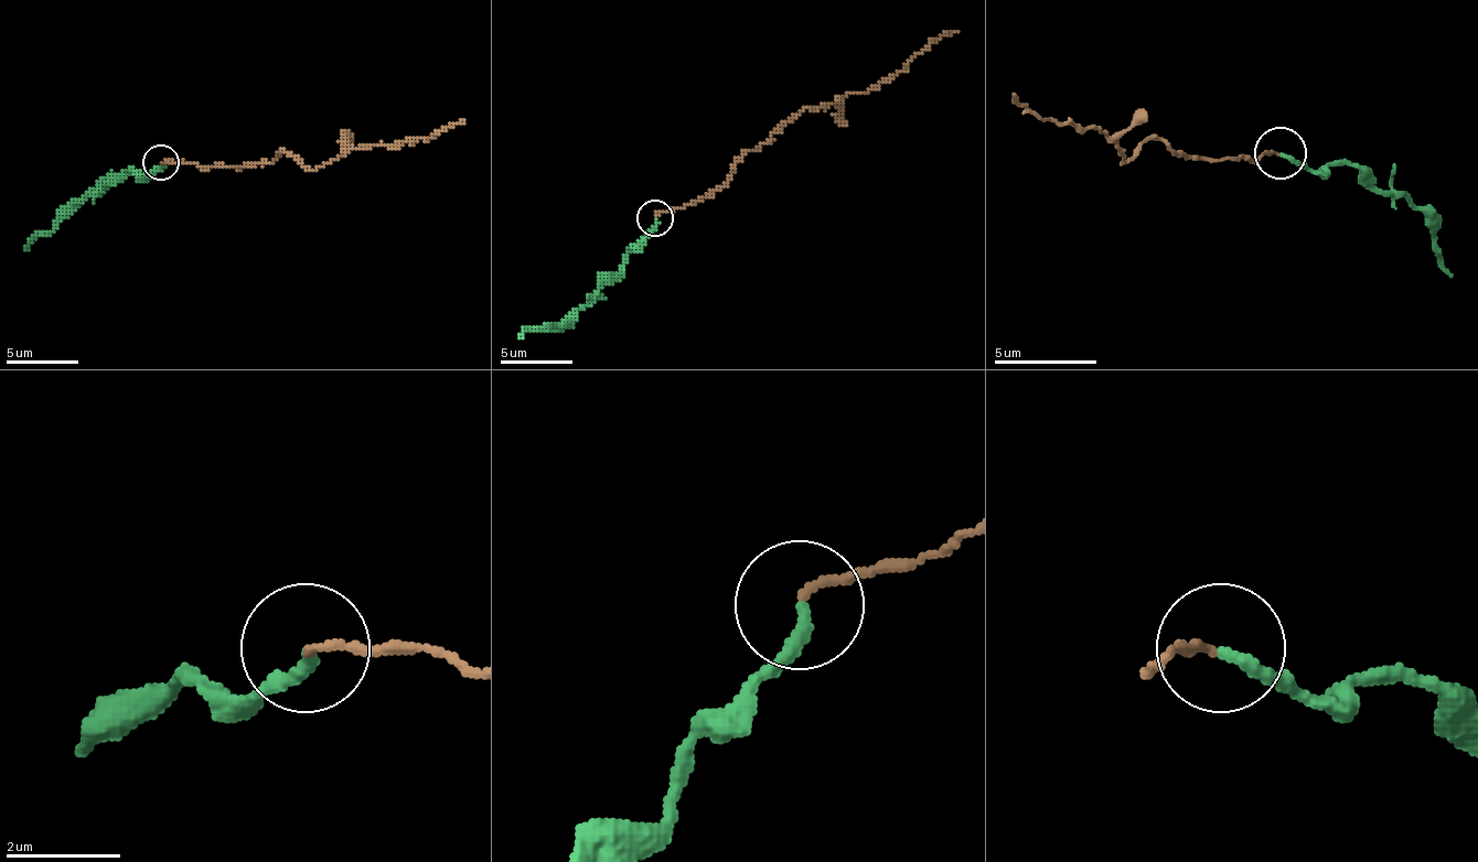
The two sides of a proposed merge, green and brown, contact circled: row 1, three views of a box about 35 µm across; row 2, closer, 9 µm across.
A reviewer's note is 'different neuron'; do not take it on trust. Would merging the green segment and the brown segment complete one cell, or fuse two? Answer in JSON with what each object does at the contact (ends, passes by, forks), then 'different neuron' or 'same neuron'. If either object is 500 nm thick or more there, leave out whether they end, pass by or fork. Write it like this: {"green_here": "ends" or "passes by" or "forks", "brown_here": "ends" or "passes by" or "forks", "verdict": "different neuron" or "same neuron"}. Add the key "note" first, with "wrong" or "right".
{"note": "right", "green_here": "ends", "brown_here": "ends", "verdict": "different neuron"}

